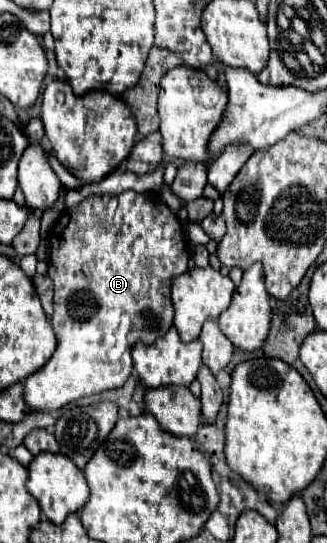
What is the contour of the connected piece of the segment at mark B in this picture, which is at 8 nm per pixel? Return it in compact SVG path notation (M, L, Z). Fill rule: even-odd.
M125 190L121 194L103 194L103 196L87 196L85 200L81 200L77 206L67 208L59 222L55 224L55 228L51 230L51 254L49 254L49 278L53 280L55 286L55 302L53 302L53 316L51 316L51 324L53 330L57 334L57 350L51 356L51 360L37 370L35 374L31 374L25 380L25 402L31 410L59 410L69 402L75 402L79 398L91 396L91 394L99 394L105 390L113 390L113 388L121 388L131 370L133 370L133 362L131 362L131 348L137 342L145 342L145 344L153 344L157 338L161 338L171 326L173 326L173 304L171 304L171 282L173 278L181 276L183 272L187 272L187 264L189 264L189 244L187 244L187 236L185 236L185 228L181 224L181 220L167 208L165 202L157 200L159 196L155 194L139 194L133 190Z

